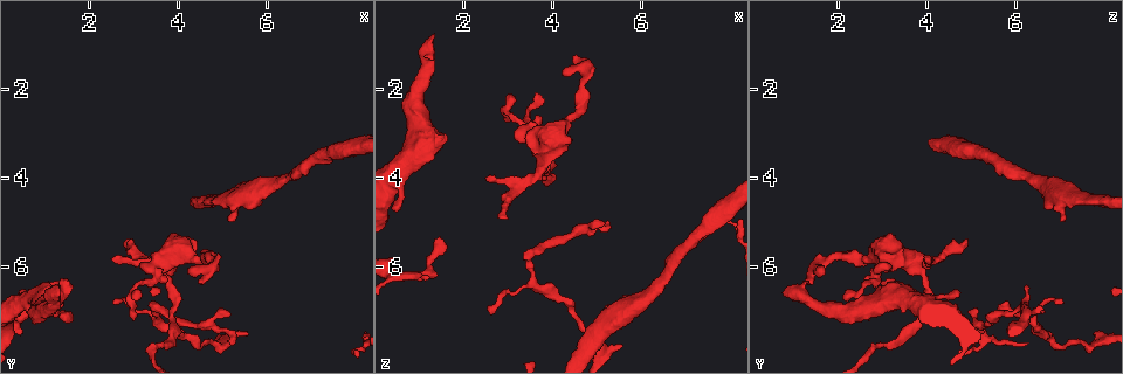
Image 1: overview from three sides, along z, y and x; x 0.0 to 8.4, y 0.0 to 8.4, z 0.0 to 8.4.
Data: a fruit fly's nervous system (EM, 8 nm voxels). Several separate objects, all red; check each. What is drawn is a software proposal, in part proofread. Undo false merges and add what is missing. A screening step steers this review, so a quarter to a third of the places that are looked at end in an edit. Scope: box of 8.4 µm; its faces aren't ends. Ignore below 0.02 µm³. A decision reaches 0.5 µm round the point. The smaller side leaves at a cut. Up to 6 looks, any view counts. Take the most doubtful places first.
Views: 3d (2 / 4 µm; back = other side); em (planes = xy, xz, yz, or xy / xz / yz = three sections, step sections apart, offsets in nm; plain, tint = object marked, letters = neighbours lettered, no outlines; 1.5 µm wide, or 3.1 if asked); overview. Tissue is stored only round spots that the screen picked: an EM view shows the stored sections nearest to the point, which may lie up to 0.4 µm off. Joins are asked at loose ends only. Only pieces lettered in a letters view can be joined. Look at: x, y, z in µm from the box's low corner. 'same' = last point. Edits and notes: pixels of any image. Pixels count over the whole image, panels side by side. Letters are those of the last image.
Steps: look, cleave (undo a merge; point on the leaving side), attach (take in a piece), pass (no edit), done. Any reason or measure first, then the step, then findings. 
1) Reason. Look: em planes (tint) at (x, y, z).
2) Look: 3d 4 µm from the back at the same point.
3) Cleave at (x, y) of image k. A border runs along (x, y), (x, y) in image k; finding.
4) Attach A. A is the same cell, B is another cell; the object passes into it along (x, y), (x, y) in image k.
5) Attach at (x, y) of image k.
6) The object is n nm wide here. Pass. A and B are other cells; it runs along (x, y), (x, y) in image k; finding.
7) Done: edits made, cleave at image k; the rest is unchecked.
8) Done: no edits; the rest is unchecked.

Free end. Look: 3d 2 µm at (3.00, 5.45, 4.95).

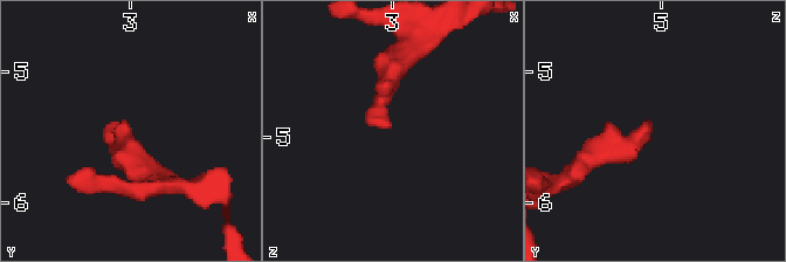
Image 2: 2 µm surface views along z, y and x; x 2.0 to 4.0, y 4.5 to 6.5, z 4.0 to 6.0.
Look: em xz step 4 (letters) at (2.96, 5.40, 4.92).

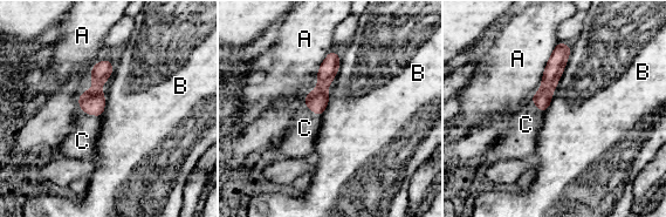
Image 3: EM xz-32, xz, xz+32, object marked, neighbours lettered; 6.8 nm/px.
Attach C. C is the same cell, A and B are other cells; the cell continues.

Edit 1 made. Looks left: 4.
Abrupt turn. Look: em planes (letters) at (3.05, 6.40, 2.60).

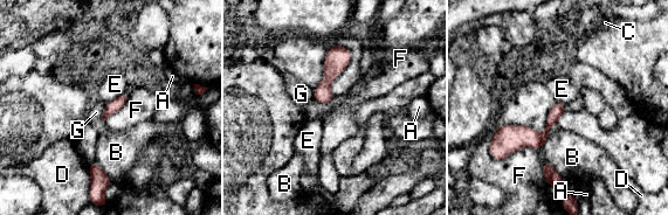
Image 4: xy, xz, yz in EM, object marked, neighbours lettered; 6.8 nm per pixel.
Pass. A, B, C, D, E, F and G are other cells; it runs along (562, 106), (539, 138), (500, 144) in image 4; continuous, no second cell.

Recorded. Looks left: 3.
Abrupt turn. Look: 3d 2 µm at (4.75, 5.95, 1.55).

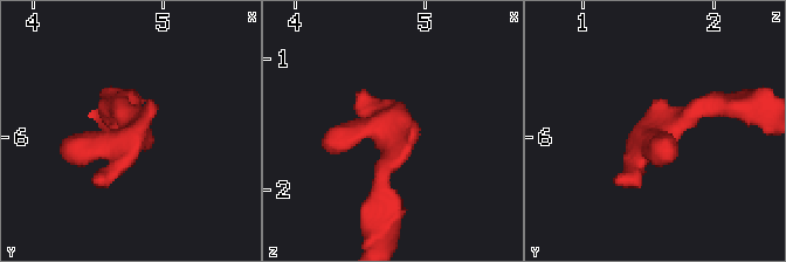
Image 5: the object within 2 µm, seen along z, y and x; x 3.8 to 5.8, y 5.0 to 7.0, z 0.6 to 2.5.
Now the EM. Look: em planes (plain) at (4.72, 5.98, 1.60).

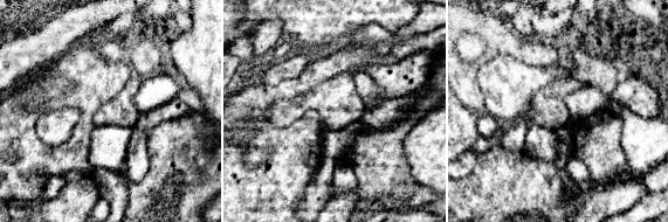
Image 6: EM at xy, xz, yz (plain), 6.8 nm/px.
Look: em planes (letters) at the same point.

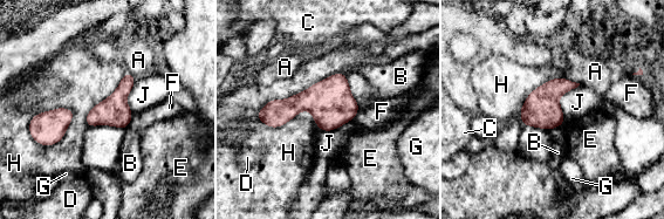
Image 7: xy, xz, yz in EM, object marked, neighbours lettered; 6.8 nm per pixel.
Pass. A, B, C, D, E, F, G, H and J are other cells; a border runs along (346, 74), (269, 100), (257, 118) in image 7; continuous, no second cell.

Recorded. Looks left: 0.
Done: edits made, attach at image 3; the rest is unchecked.

